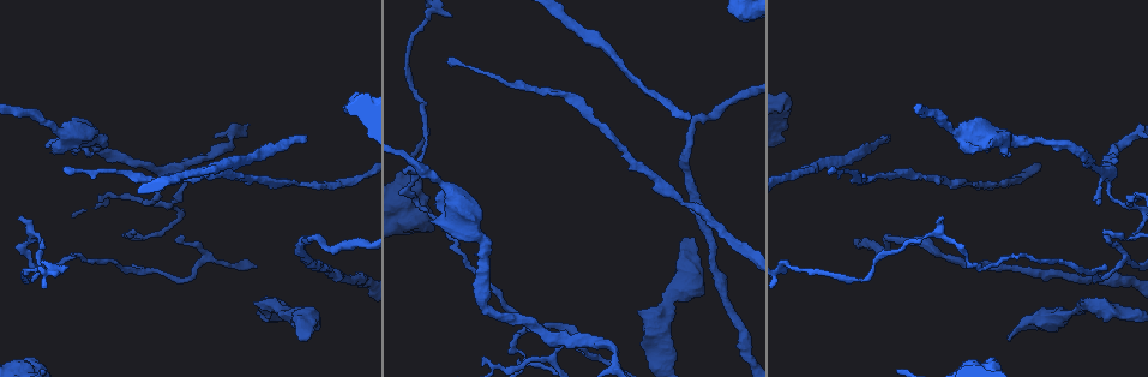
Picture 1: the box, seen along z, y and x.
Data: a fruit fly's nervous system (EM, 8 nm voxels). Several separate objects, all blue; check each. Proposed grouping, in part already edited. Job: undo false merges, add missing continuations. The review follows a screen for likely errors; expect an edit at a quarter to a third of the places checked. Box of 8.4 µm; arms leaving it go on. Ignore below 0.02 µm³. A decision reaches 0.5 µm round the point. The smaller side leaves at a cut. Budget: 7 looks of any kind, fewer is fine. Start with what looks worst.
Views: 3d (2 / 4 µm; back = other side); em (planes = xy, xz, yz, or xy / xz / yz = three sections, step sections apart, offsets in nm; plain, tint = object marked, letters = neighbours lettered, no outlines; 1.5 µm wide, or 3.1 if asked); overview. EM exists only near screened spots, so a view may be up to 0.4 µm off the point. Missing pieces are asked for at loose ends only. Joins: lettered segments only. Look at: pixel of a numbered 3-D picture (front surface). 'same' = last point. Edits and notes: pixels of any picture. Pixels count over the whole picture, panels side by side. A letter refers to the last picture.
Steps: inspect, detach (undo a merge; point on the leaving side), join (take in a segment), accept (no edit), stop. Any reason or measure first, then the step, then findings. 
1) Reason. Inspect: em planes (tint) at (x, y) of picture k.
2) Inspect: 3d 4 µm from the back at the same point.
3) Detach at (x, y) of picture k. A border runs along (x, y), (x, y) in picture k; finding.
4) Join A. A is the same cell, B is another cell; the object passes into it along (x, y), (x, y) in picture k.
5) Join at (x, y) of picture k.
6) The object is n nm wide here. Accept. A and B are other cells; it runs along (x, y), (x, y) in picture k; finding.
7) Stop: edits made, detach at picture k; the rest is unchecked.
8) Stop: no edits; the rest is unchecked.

Thin end. Inspect: em planes (letters) at (688, 117) of picture 1.

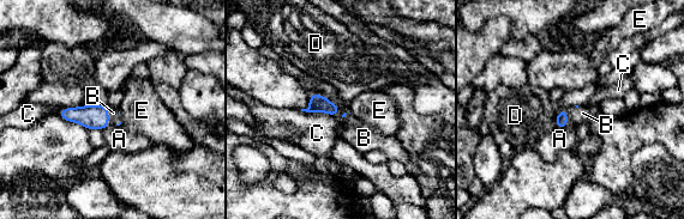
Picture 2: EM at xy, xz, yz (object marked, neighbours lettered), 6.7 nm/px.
The longest contact is with C, 190 nm. Join B. B is the same cell, A, C, D and E are other cells; the neuron continues.

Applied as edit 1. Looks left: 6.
Inspect: overview.

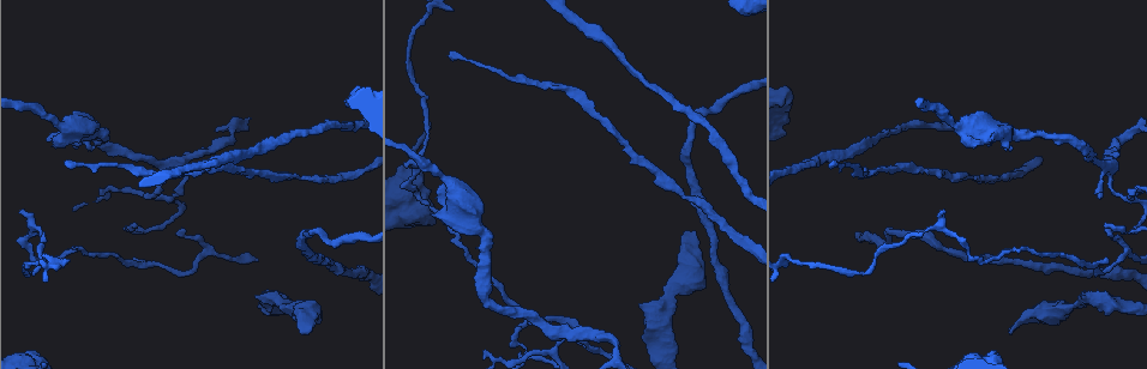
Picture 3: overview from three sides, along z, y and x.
Inspect: em yz step 8 (letters) at (684, 232) of picture 3.

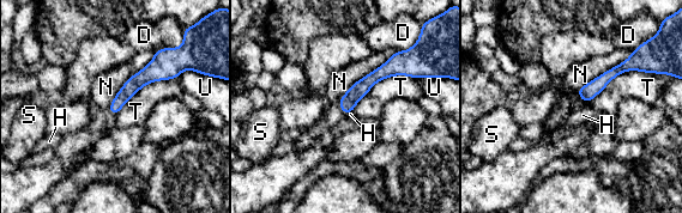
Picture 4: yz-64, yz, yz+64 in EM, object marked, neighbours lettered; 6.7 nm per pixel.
Accept. D, H, N, S, T and U are other cells; a border runs along (155, 52), (107, 108) in picture 4; no lettered segment goes on from it.

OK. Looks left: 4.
An open end. Inspect: 3d 4 µm at (1101, 196) of picture 3.

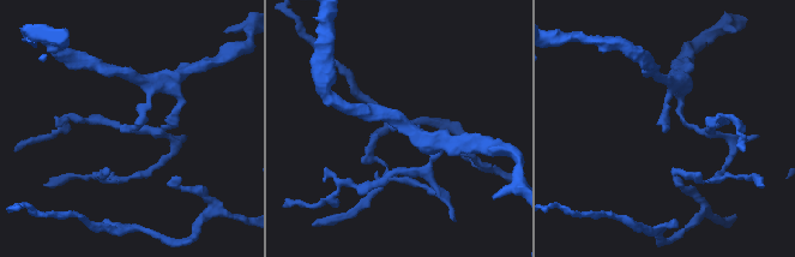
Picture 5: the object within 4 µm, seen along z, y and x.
Inspect: em xy step 4 (letters) at (667, 130) of picture 5.

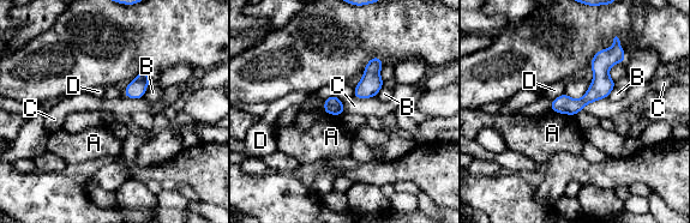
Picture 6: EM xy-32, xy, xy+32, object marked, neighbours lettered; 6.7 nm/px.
Accept. A, B, C and D are other cells; no lettered segment goes on from it.

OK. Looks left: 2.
Stop: edits made, join at picture 2; the rest is unchecked.

